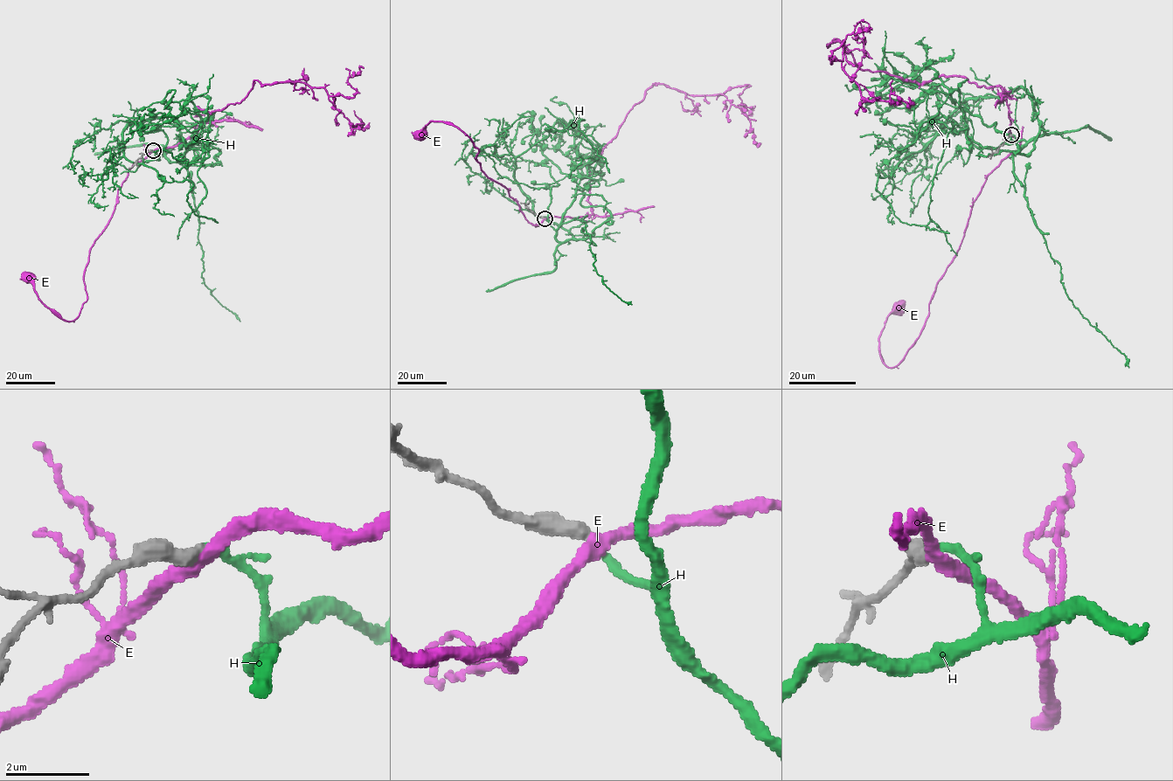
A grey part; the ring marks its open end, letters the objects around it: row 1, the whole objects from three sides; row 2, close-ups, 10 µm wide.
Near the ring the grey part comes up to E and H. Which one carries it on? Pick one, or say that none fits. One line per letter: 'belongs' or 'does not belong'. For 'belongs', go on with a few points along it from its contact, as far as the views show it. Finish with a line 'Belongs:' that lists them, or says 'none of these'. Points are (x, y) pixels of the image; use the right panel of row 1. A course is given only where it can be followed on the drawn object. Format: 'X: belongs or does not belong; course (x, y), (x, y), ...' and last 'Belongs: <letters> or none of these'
E: does not belong
H: belongs; course (1011, 134), (1044, 134), (1021, 87), (968, 100), (891, 178), (879, 175), (877, 189), (901, 222), (949, 232)
Belongs: H

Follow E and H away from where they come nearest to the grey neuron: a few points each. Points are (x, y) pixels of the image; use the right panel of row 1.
E: (1010, 135), (1020, 147), (987, 177), (919, 337), (888, 367), (879, 337), (885, 319), (899, 307)
H: (1011, 134), (1044, 134), (1021, 87), (968, 100), (891, 178), (879, 175), (877, 189), (901, 222), (949, 232)

